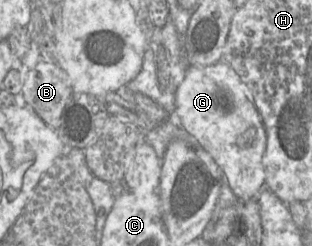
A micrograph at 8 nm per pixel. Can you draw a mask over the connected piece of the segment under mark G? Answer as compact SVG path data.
M224 61L207 67L189 66L175 92L175 117L179 125L195 137L223 171L239 200L255 199L265 188L263 155L267 135L251 92Z

